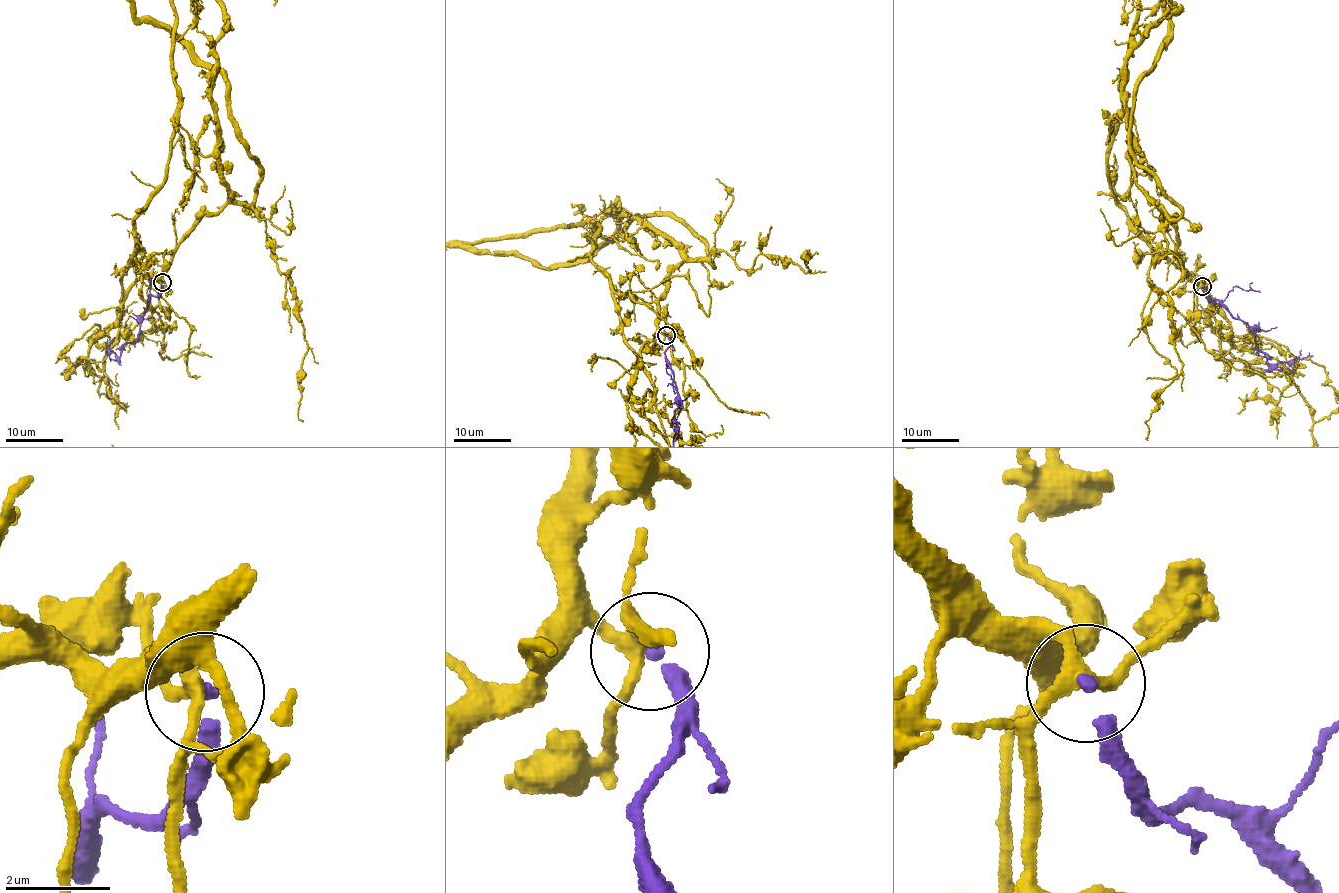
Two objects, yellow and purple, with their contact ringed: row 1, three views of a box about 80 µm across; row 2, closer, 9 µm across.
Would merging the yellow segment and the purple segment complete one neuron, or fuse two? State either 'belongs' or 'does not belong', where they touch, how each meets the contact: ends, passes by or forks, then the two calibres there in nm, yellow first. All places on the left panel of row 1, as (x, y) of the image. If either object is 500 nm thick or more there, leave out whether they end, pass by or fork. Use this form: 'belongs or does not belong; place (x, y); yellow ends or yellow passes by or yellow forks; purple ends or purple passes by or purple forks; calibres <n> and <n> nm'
does not belong; place (162, 282); yellow forks; purple ends; calibres 240 and 200 nm

